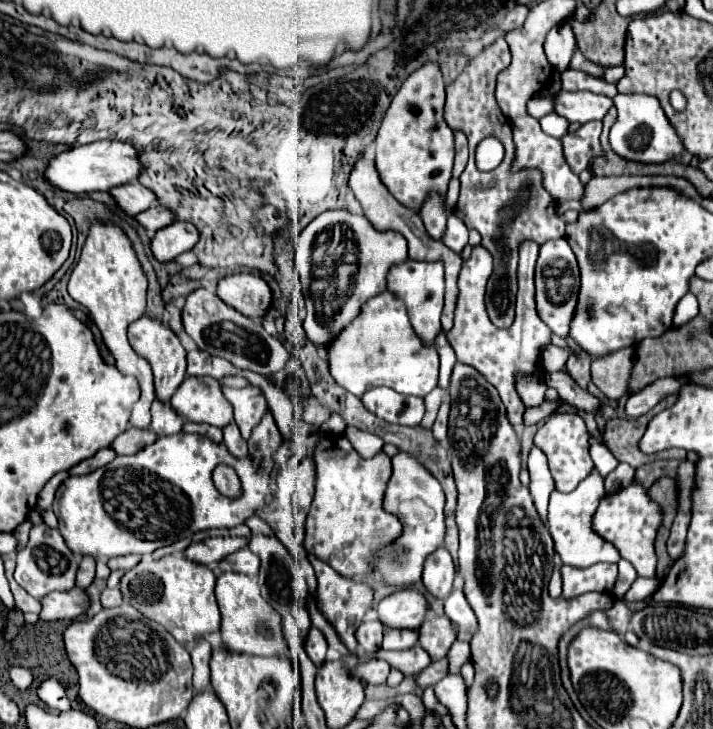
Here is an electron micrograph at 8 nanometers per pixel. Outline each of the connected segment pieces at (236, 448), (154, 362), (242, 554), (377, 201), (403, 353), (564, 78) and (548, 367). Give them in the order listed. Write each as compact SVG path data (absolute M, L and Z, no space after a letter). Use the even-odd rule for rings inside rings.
M235 424L225 426L225 428L223 428L223 436L225 436L225 446L227 446L227 450L229 450L233 456L245 458L245 456L249 454L249 452L247 452L247 442L241 438L241 434L239 434L239 430L237 430Z
M141 316L139 320L135 320L131 326L129 326L129 342L133 346L133 350L139 354L139 356L145 356L147 362L151 364L153 368L153 376L155 376L155 396L157 400L161 400L163 404L169 402L169 398L173 396L173 392L179 388L179 384L183 382L185 378L185 348L181 346L179 338L169 330L165 328L159 320L153 320L153 318L147 318L147 316Z
M241 548L229 554L229 558L221 560L217 566L217 572L231 572L231 570L237 574L245 574L245 576L257 576L259 558L249 548Z
M361 154L359 160L353 164L353 170L349 174L349 188L353 190L355 198L361 202L363 206L363 212L365 216L369 218L369 222L377 228L377 230L397 230L405 236L407 244L409 244L409 258L413 260L443 260L445 264L445 306L443 306L443 314L441 314L441 326L445 332L449 332L453 328L453 310L455 310L455 302L457 302L457 276L459 276L459 270L461 270L461 256L455 254L453 250L449 250L445 244L441 242L435 242L425 226L423 226L423 220L417 212L405 208L401 202L397 202L389 190L385 190L385 184L381 182L379 174L377 174L377 168L375 168L375 162L367 156L367 154Z
M389 290L365 302L361 314L329 342L325 356L333 380L357 398L377 386L425 398L437 386L439 378L439 354L435 346L425 346L425 342L413 334L405 304L395 294L389 294Z
M567 68L561 72L561 84L565 90L595 90L597 94L605 94L611 99L617 94L615 84L609 84L583 70L573 70L573 68Z
M549 344L549 346L541 348L541 366L543 366L545 372L561 370L565 366L567 358L569 358L569 350L559 348L555 344Z

